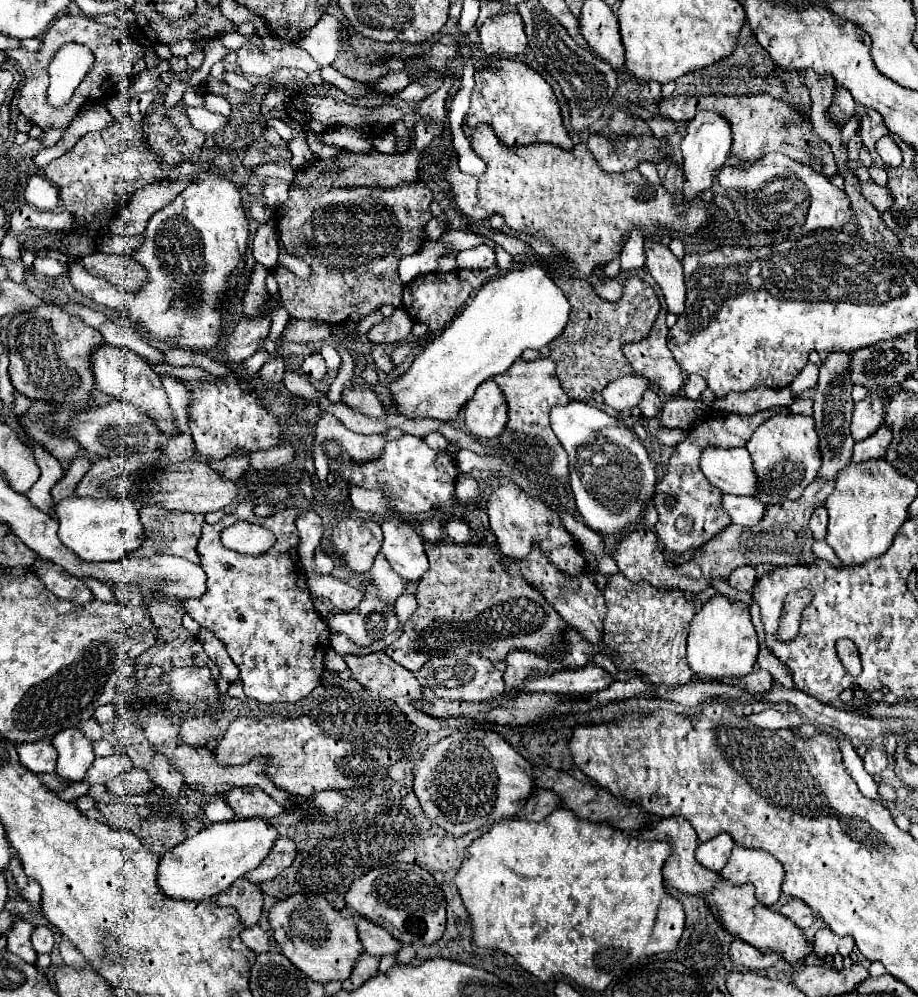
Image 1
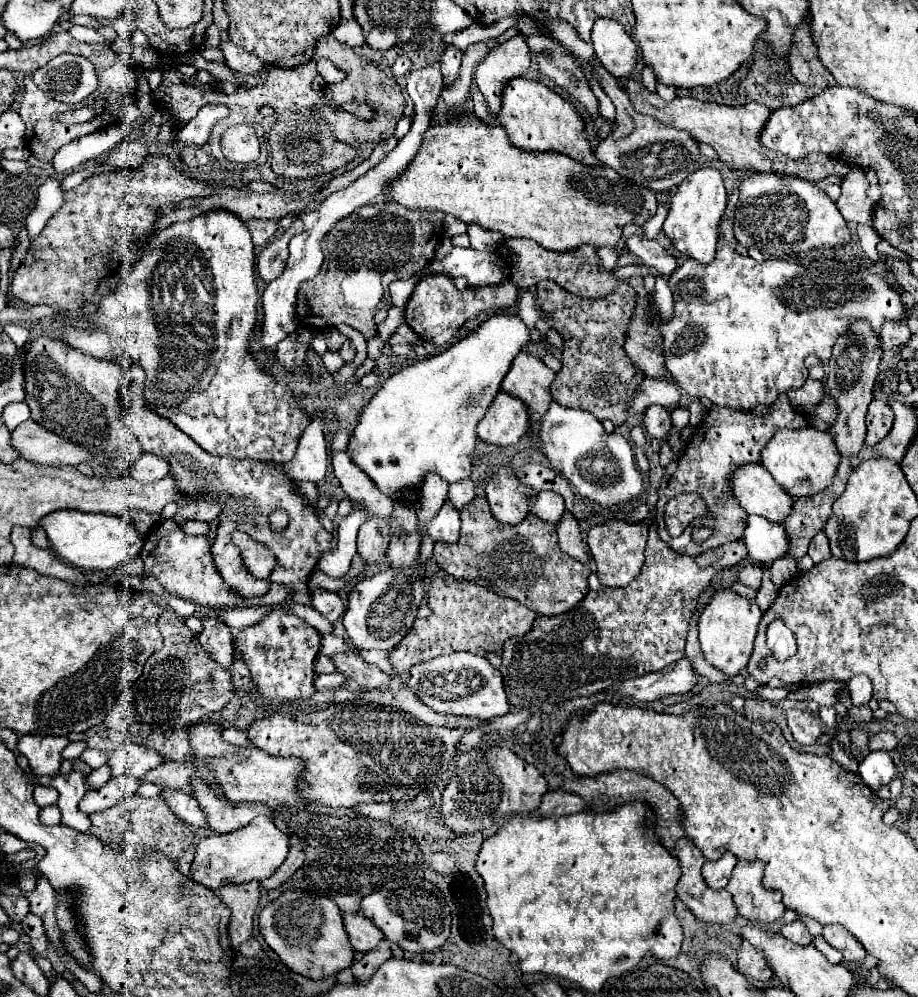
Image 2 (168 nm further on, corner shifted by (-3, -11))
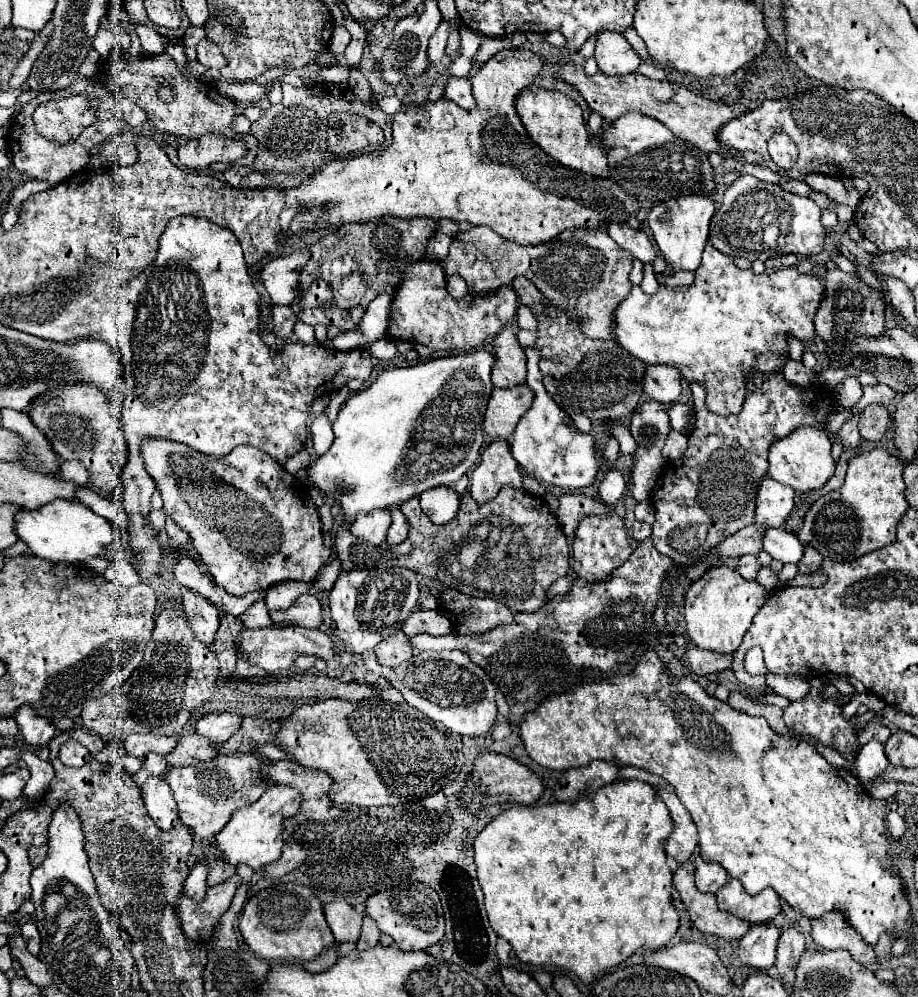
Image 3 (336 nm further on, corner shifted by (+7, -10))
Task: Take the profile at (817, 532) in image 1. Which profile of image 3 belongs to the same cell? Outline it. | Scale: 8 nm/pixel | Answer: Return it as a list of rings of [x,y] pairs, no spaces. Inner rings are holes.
[[[806,547],[806,555],[802,557],[802,563],[798,563],[798,573],[802,575],[810,575],[816,573],[822,565],[822,555],[818,551],[814,551],[812,547]]]

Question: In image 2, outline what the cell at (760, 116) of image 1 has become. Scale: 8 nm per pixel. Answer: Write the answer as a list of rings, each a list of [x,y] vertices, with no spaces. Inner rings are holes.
[[[624,80],[622,82],[636,112],[640,114],[648,114],[658,118],[660,122],[674,126],[678,130],[688,132],[694,140],[710,144],[716,152],[718,158],[732,170],[756,170],[756,172],[784,172],[784,174],[797,174],[809,182],[817,183],[828,176],[844,177],[850,168],[846,162],[834,158],[834,156],[826,156],[826,154],[808,154],[808,158],[796,159],[788,158],[784,154],[774,154],[772,150],[764,148],[760,144],[760,132],[764,130],[768,116],[772,114],[772,110],[764,104],[758,102],[750,102],[744,106],[724,106],[724,104],[712,104],[712,102],[700,102],[694,98],[674,98],[672,102],[662,100],[658,94],[648,92],[640,82],[634,80]]]

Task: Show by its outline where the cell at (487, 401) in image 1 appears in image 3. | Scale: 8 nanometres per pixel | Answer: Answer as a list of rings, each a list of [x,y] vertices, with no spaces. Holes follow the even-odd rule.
[[[516,385],[512,389],[494,389],[484,415],[484,431],[490,437],[510,439],[518,419],[530,409],[534,391],[528,385]]]

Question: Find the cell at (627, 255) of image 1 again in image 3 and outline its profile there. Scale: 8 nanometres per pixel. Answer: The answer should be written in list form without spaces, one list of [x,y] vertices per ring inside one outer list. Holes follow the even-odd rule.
[[[708,243],[702,263],[696,269],[696,283],[692,287],[672,289],[668,285],[660,285],[656,295],[646,295],[640,287],[632,287],[630,295],[614,311],[614,335],[618,345],[646,365],[678,365],[688,383],[698,381],[706,387],[706,405],[710,413],[730,415],[742,411],[746,395],[744,379],[750,367],[758,367],[764,373],[782,369],[782,363],[788,357],[788,333],[794,333],[802,343],[810,343],[814,339],[814,315],[820,301],[822,279],[802,275],[790,267],[756,275],[752,269],[738,269],[732,257],[722,255]]]

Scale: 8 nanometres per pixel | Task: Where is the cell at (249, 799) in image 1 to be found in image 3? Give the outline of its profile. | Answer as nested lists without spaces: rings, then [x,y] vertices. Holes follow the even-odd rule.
[[[232,753],[232,755],[216,755],[214,759],[200,761],[196,765],[186,767],[168,767],[166,783],[170,785],[180,821],[190,827],[198,837],[212,839],[222,831],[222,827],[230,821],[234,809],[250,805],[260,799],[266,791],[262,783],[262,765],[270,763],[266,755],[260,753]]]

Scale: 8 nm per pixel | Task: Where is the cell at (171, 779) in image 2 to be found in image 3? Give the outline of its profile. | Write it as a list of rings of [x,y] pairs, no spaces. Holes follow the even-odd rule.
[[[190,733],[180,739],[180,743],[166,755],[166,759],[172,767],[184,767],[184,765],[206,761],[216,755],[218,755],[218,745],[214,741],[210,741],[208,737]]]

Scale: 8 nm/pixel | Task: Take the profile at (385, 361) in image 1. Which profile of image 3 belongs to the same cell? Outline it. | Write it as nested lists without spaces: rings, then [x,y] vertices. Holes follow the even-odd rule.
[[[314,279],[310,289],[300,293],[296,303],[296,315],[308,325],[336,325],[340,331],[348,331],[354,321],[348,309],[332,303],[332,289],[324,279]]]

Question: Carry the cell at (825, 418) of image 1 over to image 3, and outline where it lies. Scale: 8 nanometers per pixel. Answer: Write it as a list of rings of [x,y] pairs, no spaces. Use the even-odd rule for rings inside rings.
[[[828,269],[822,281],[824,281],[824,299],[814,319],[816,333],[826,343],[826,353],[828,353],[830,363],[850,365],[852,359],[848,355],[840,355],[840,351],[850,349],[850,345],[838,345],[838,341],[850,341],[856,335],[880,335],[886,325],[884,321],[886,301],[880,295],[880,291],[868,287],[856,275],[844,273],[840,269]]]

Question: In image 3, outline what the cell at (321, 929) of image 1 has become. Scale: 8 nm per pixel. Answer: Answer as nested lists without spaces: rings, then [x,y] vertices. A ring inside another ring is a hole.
[[[278,883],[250,897],[240,915],[240,933],[246,945],[268,961],[284,959],[292,963],[304,963],[334,943],[332,931],[322,913],[322,903],[300,883]]]

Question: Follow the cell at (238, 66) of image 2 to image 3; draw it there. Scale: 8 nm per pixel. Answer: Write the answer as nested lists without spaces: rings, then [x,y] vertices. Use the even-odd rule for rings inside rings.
[[[202,39],[196,45],[196,53],[198,53],[198,61],[212,71],[220,71],[226,65],[224,55],[220,55],[218,47],[214,47],[214,43],[210,43],[210,39]]]

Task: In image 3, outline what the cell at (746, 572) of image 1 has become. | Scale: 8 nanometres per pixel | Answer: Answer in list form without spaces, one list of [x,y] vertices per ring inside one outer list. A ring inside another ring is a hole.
[[[744,555],[740,561],[738,561],[738,573],[744,577],[744,579],[756,579],[760,571],[760,563],[754,555]]]

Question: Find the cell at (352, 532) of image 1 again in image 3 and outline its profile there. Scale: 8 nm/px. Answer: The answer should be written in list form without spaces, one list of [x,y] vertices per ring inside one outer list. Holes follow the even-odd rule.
[[[374,509],[368,513],[356,515],[352,523],[352,533],[372,545],[380,545],[386,541],[390,523],[392,523],[390,509]]]

